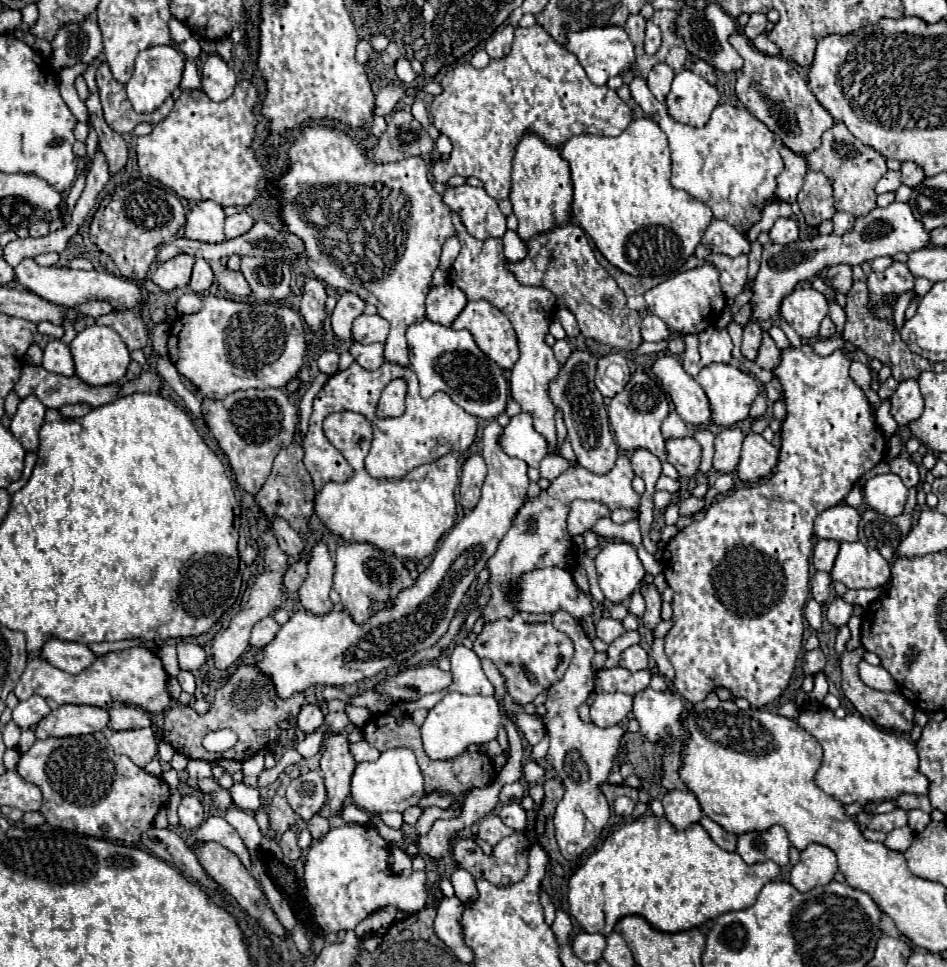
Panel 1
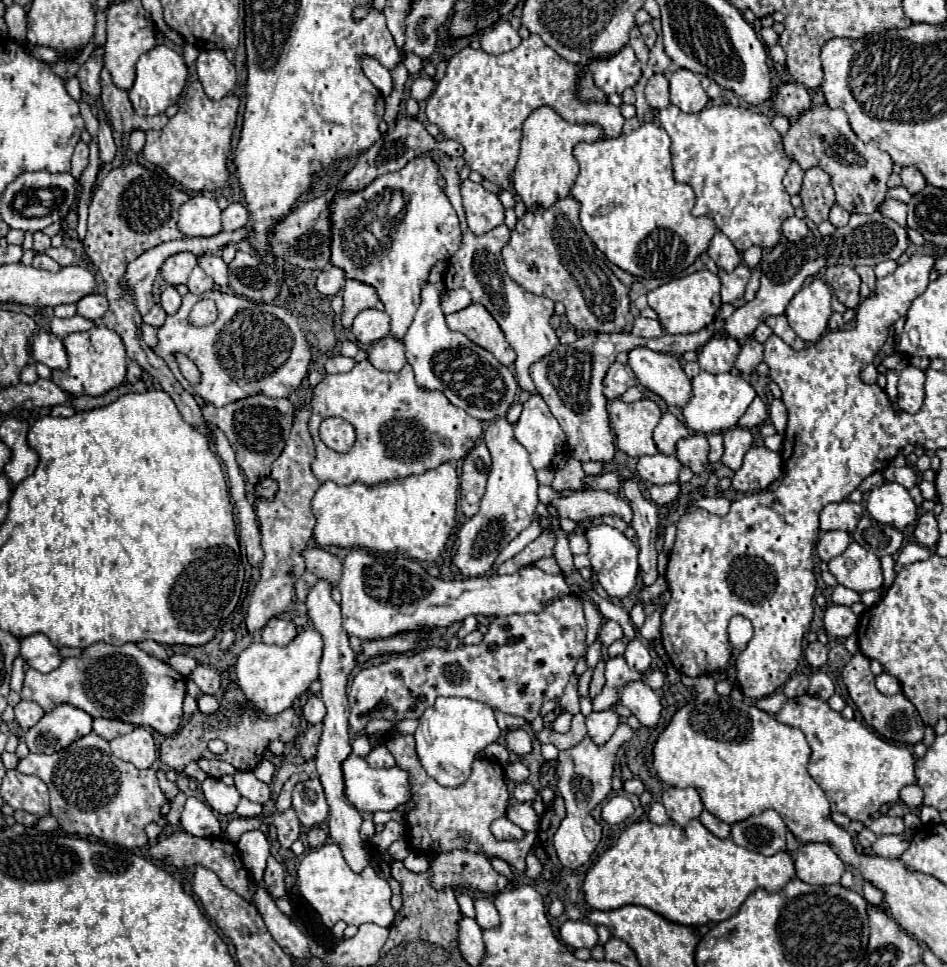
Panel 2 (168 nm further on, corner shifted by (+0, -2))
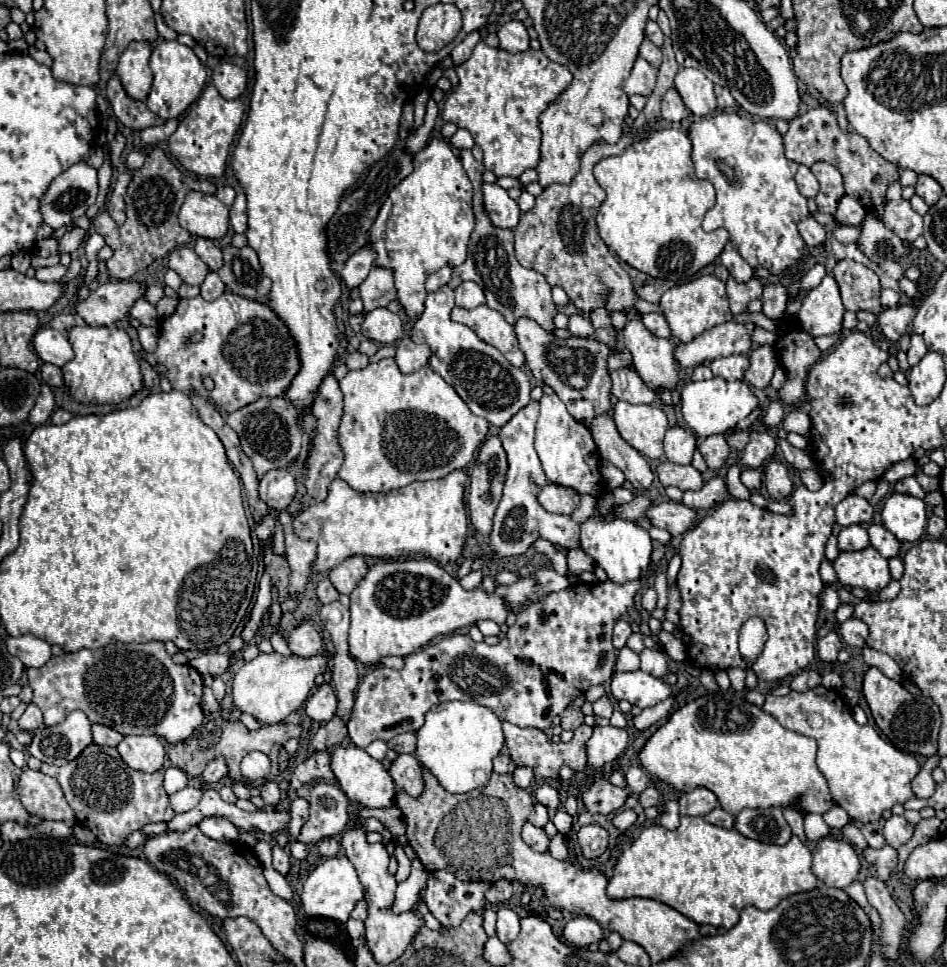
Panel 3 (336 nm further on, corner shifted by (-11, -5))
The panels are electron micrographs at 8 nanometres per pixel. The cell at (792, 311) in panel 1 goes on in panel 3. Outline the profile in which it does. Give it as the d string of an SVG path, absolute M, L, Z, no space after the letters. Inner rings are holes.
M825 276L817 288L807 292L797 318L811 336L831 336L841 332L843 312L839 286L833 276Z

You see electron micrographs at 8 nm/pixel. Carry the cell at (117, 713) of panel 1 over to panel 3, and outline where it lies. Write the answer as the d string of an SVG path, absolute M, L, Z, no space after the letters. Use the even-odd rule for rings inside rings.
M93 724L93 742L101 746L117 746L123 740L123 734L117 730L103 726L103 724Z

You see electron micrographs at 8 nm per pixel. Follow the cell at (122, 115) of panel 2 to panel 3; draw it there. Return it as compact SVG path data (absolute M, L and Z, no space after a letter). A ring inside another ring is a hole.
M113 74L107 82L107 100L117 116L117 120L133 130L143 130L149 126L161 126L165 124L163 118L147 110L147 106L139 100L133 100L121 86L121 80Z

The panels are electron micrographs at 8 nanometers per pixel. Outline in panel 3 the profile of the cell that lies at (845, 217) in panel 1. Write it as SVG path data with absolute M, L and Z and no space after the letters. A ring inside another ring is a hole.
M843 196L839 200L839 206L837 206L837 220L839 224L849 224L849 226L859 226L865 218L865 208L859 206L859 202L855 202L855 198L851 196Z

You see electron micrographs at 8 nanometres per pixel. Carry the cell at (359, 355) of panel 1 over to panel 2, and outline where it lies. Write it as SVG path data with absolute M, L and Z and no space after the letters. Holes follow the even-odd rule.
M388 335L388 337L380 339L380 341L376 341L368 349L368 359L376 369L398 373L406 363L404 343L400 339L396 339L396 337Z

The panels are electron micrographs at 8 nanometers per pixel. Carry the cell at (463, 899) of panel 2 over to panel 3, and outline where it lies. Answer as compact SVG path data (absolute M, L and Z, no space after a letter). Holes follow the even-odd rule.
M485 908L483 910L483 928L487 932L487 936L493 936L495 934L495 910L493 908Z

